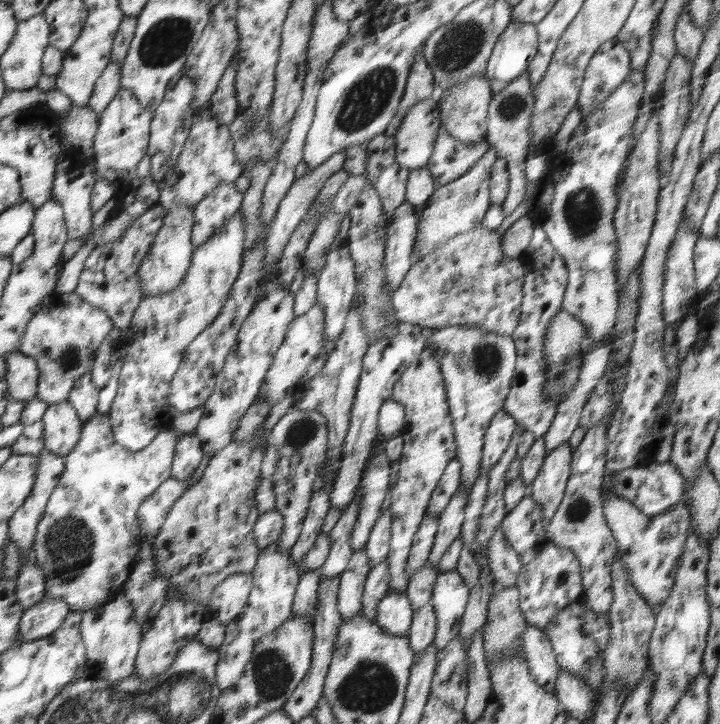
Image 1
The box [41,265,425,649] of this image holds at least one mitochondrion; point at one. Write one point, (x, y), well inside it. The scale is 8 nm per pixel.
(70, 543)

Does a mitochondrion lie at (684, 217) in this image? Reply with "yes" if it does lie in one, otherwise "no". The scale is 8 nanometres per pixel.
no

